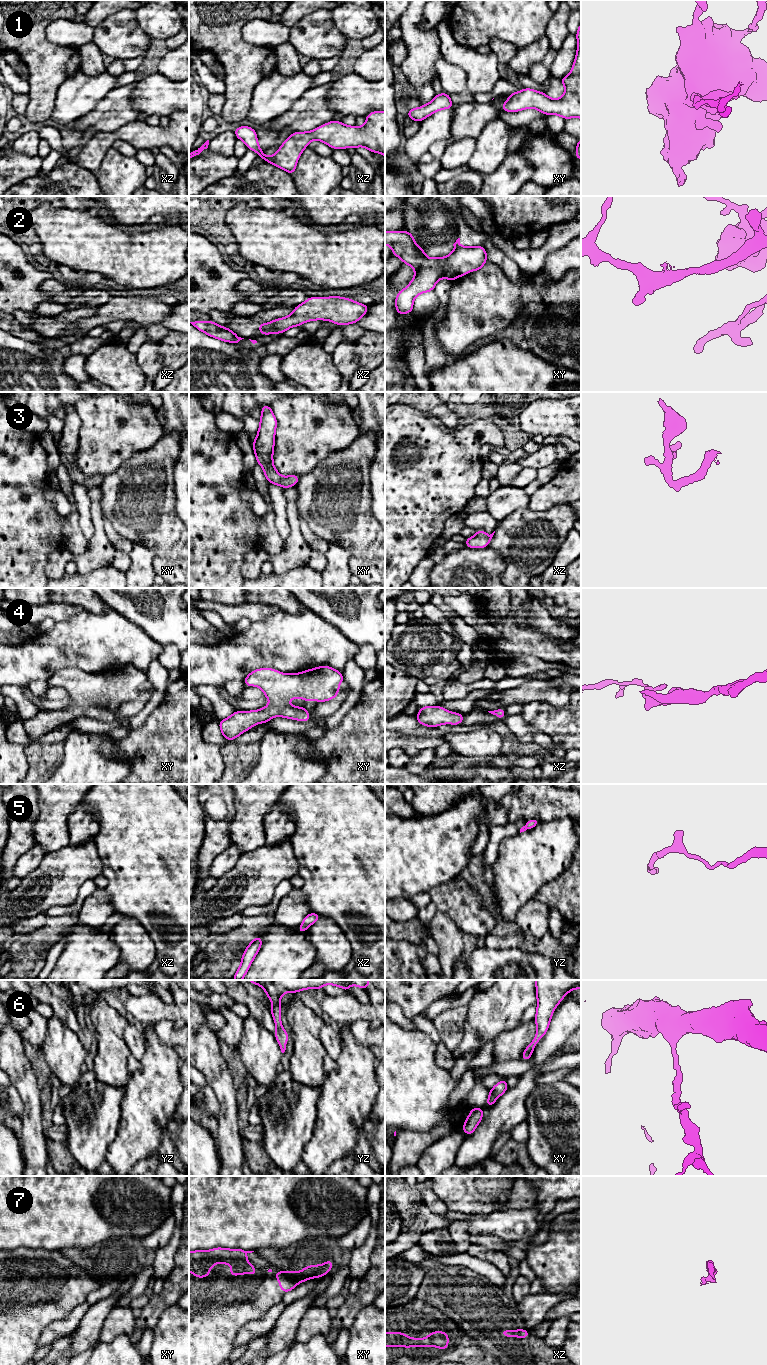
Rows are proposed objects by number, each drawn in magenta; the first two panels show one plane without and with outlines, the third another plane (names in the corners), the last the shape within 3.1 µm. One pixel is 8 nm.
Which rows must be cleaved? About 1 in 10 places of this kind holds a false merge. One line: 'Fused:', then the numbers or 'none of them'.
Fused: 2

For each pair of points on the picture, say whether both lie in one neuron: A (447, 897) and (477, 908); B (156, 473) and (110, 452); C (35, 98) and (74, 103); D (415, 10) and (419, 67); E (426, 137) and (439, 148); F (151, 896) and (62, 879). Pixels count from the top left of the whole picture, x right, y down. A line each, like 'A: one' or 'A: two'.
A: one
B: two
C: two
D: one
E: two
F: two

